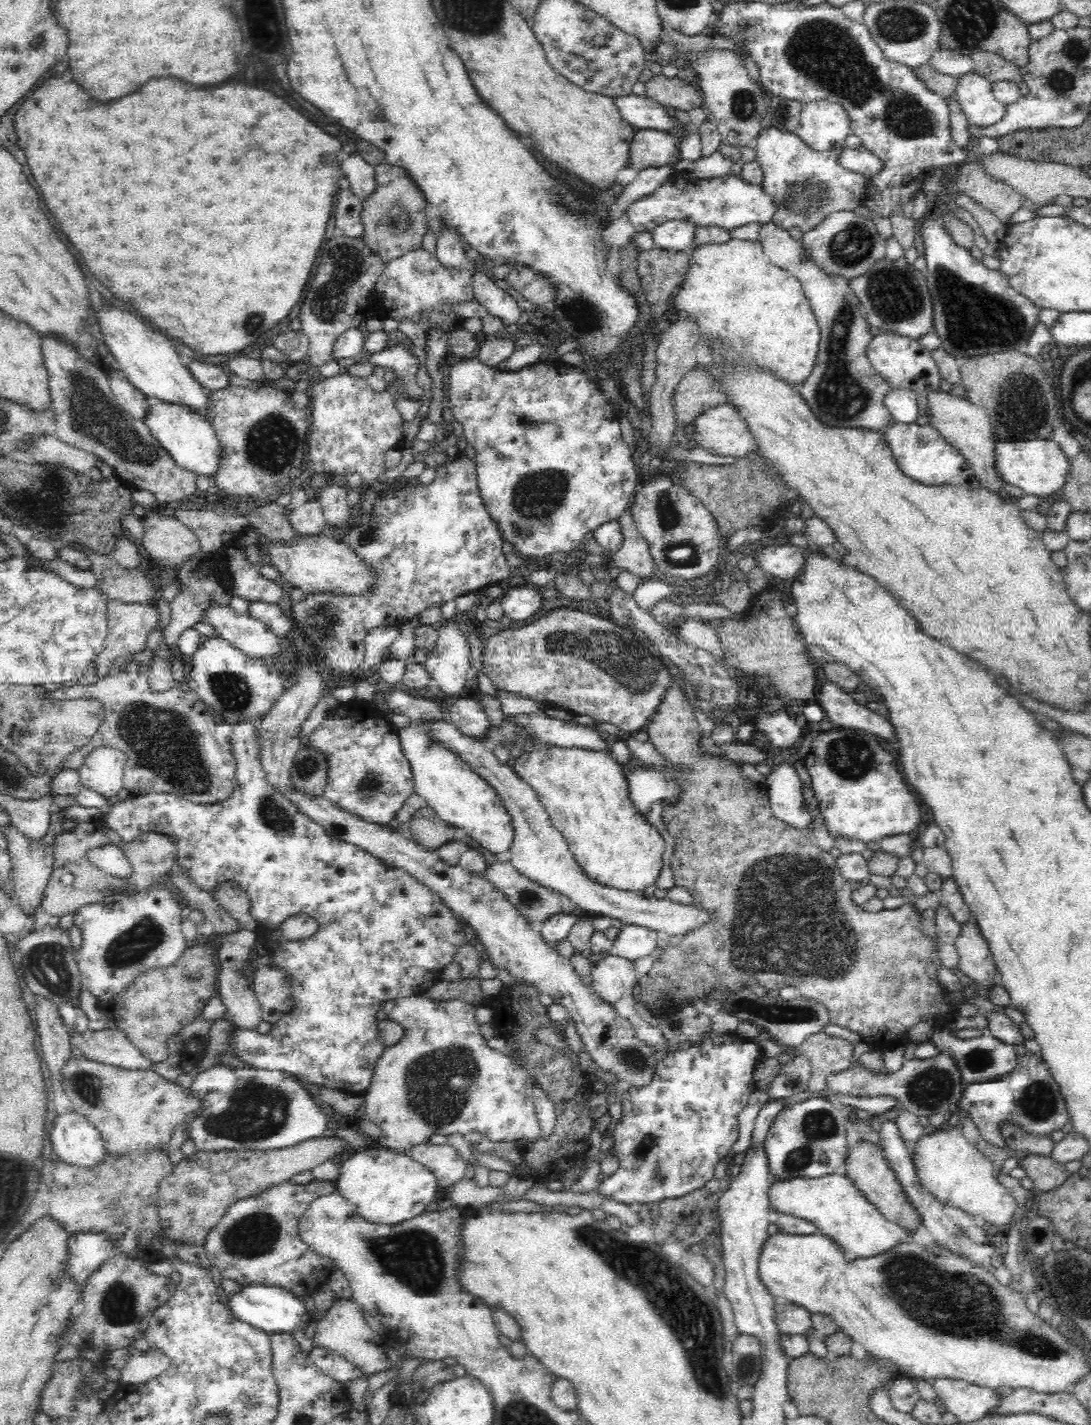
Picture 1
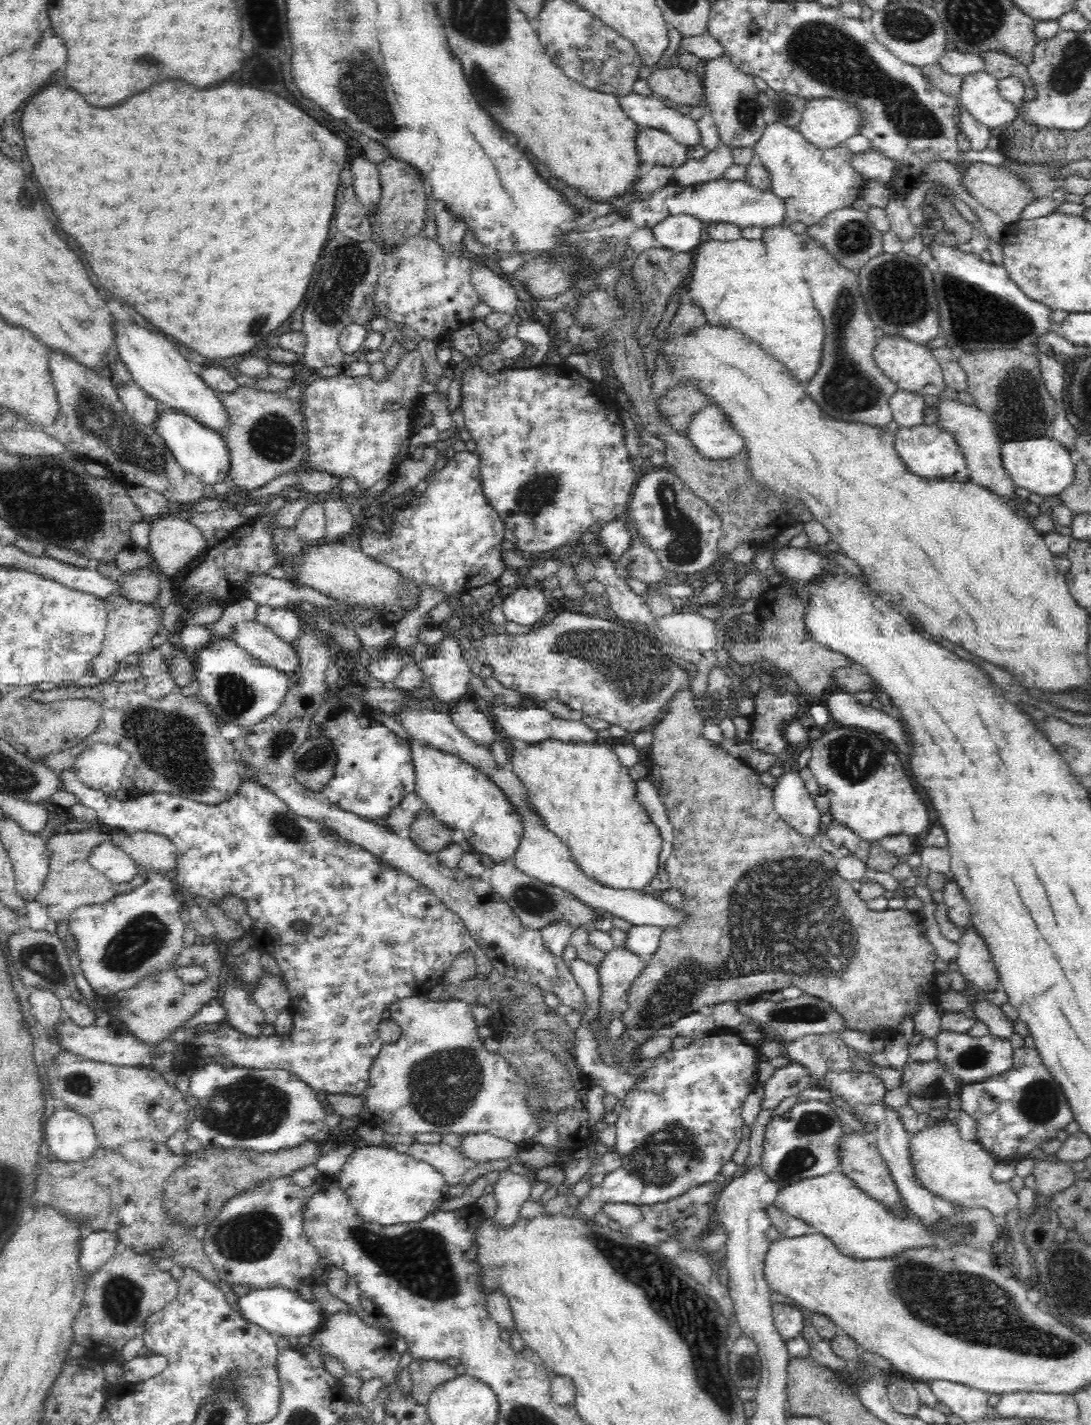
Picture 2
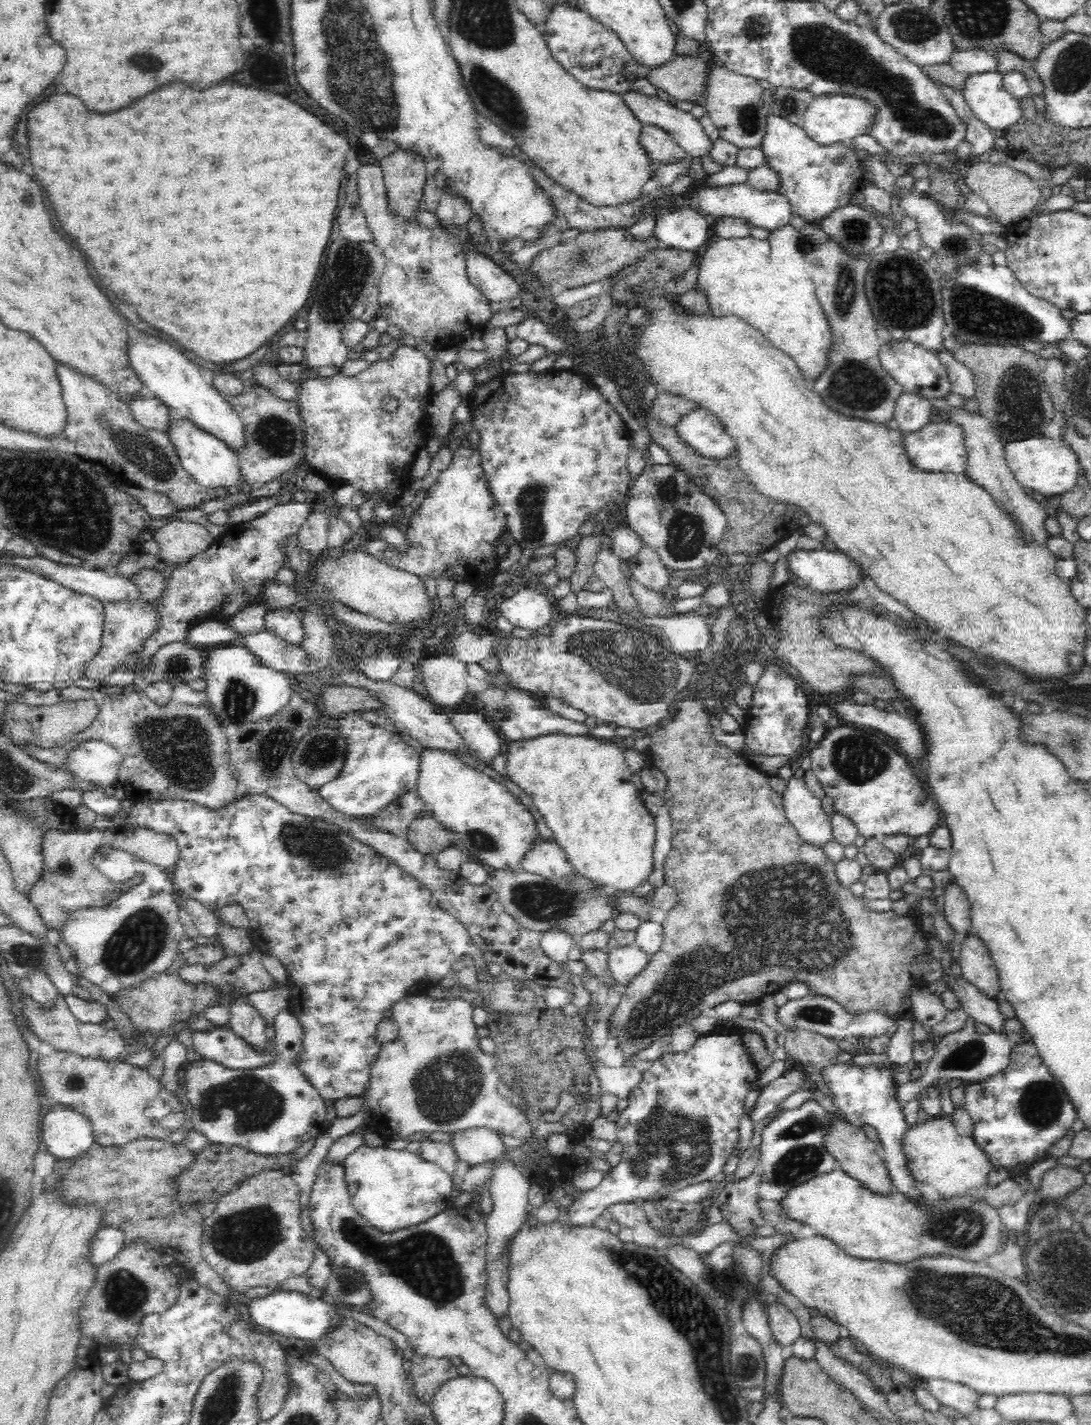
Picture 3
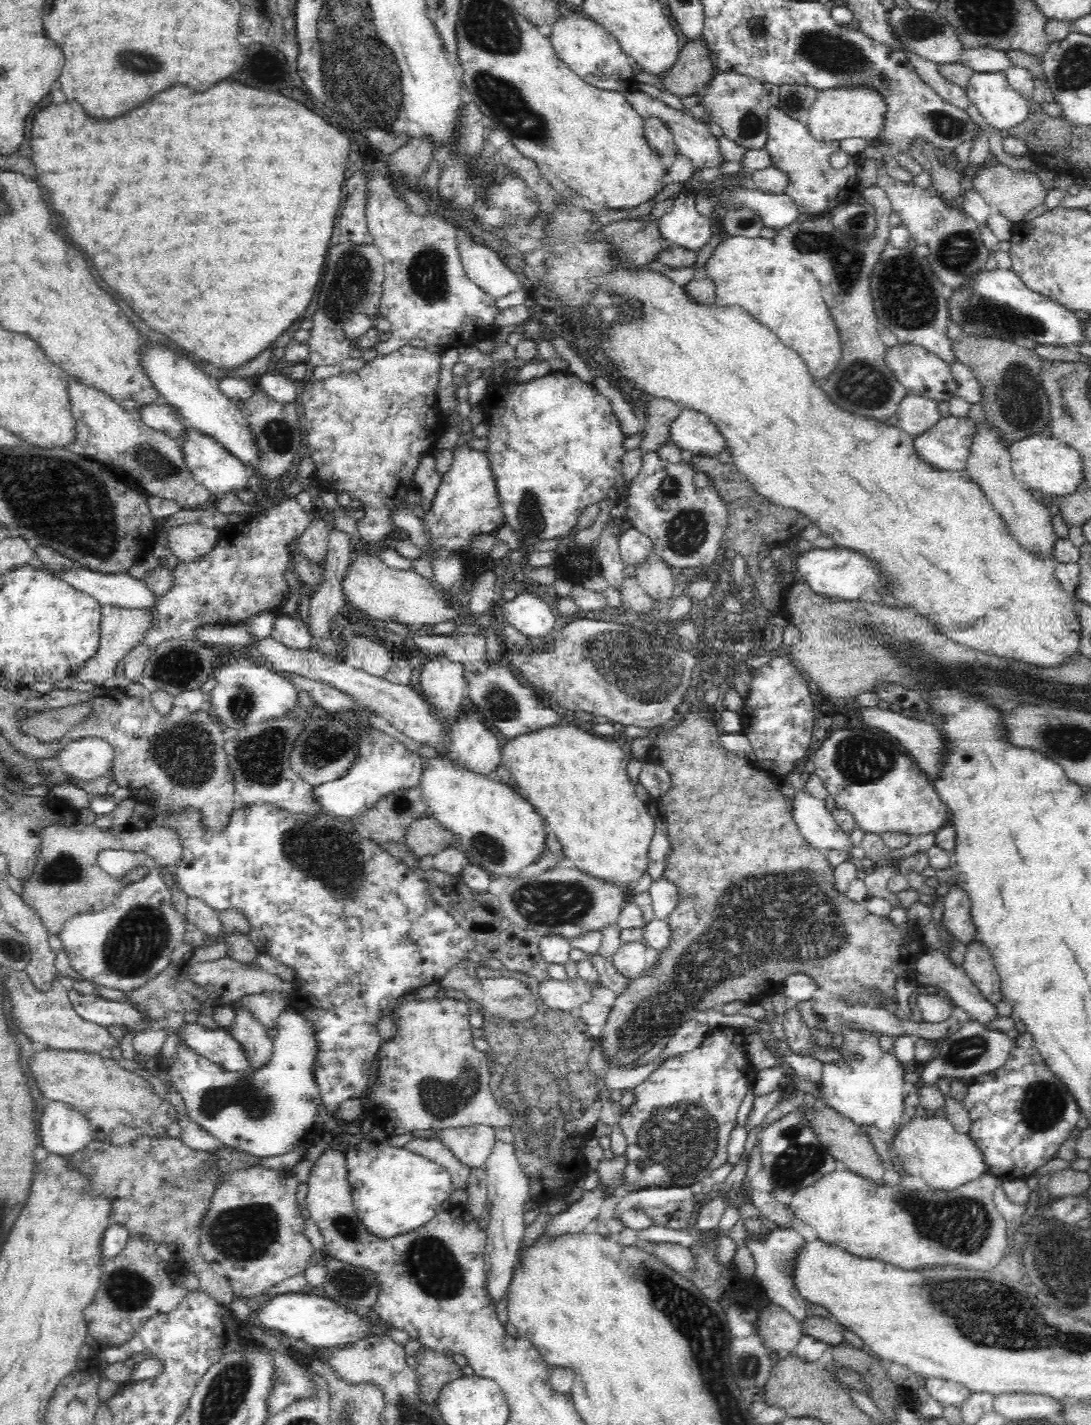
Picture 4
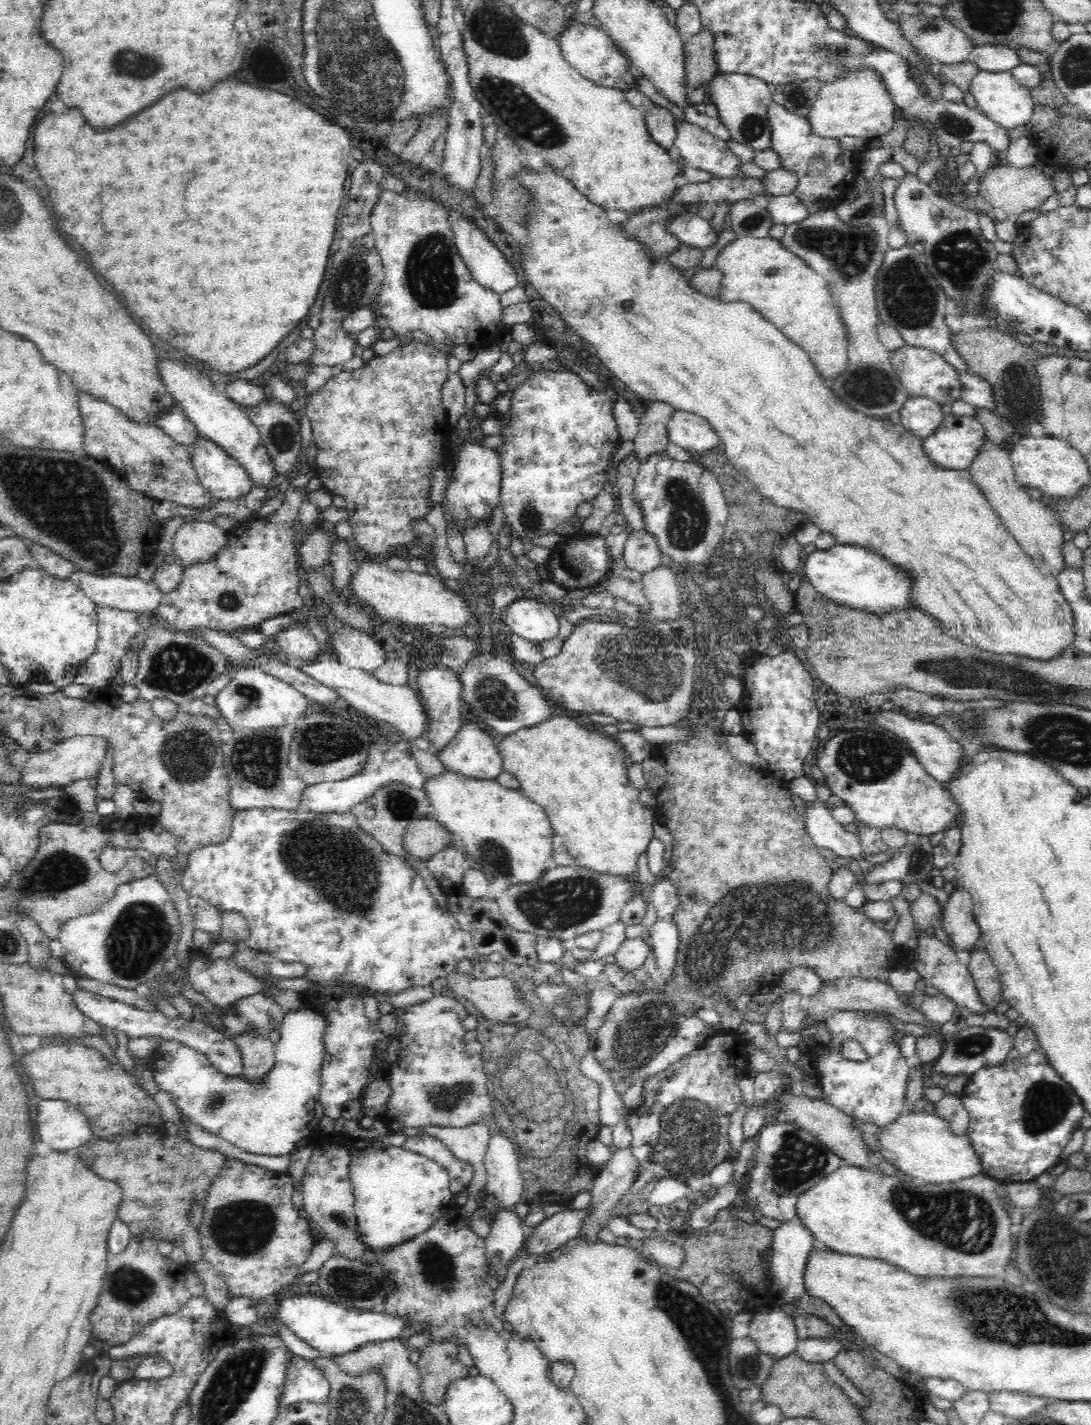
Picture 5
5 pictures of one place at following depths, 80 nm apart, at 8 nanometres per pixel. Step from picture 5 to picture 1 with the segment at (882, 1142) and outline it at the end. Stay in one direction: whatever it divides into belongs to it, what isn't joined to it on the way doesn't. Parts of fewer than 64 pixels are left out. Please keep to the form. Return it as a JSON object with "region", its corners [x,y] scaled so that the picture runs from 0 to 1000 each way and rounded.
{"region":[[[869,790],[858,792],[854,796],[843,797],[838,803],[837,816],[841,828],[849,836],[860,841],[863,845],[869,845],[874,848],[881,848],[891,853],[896,853],[904,856],[910,862],[923,862],[928,853],[932,851],[931,842],[909,823],[907,813],[898,806],[891,804],[882,796],[880,790]]]}

